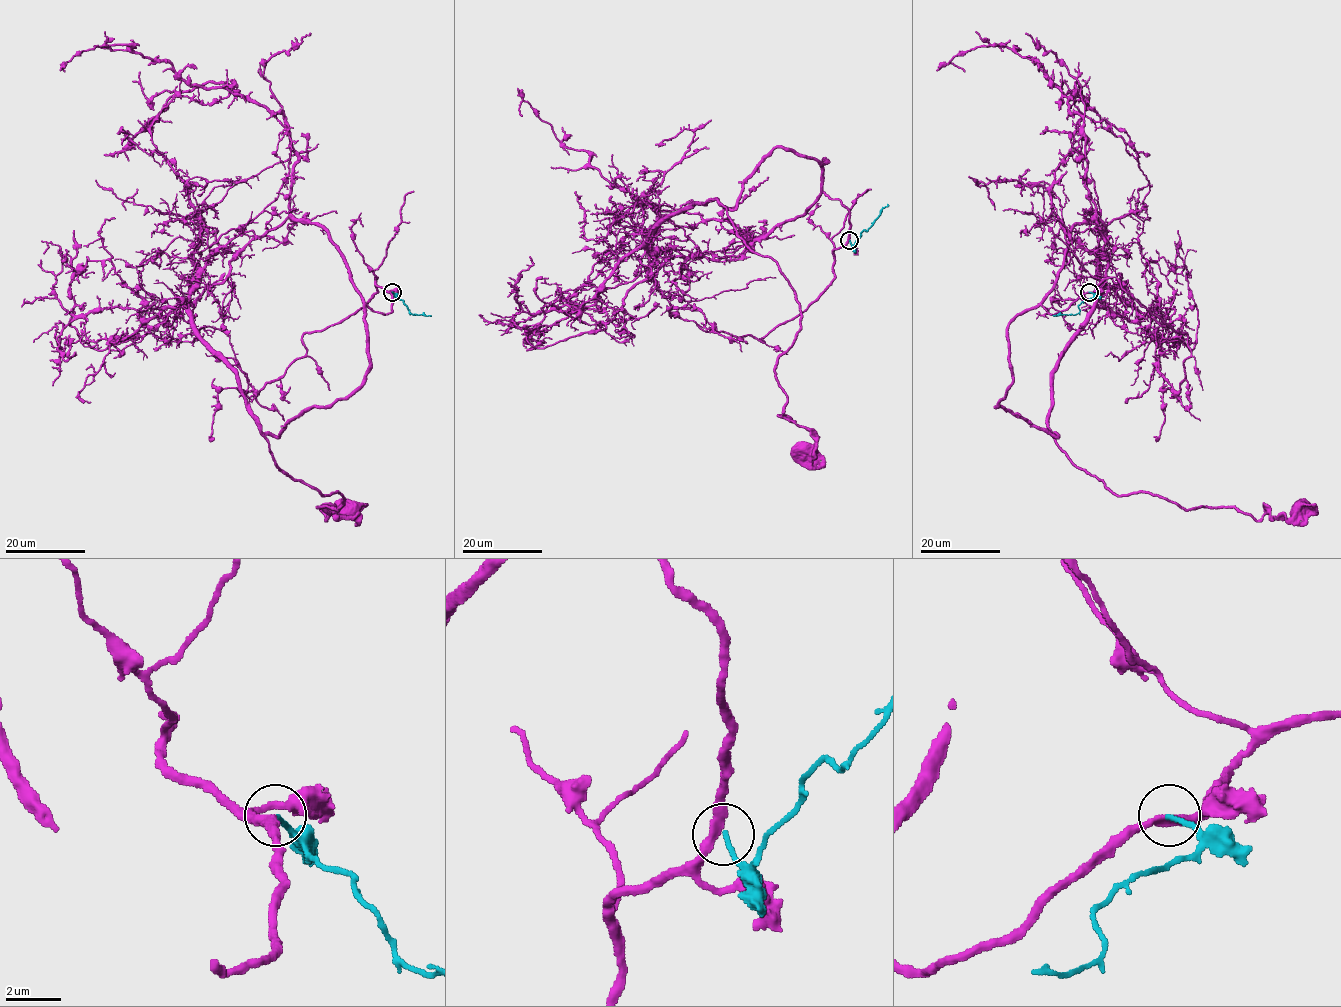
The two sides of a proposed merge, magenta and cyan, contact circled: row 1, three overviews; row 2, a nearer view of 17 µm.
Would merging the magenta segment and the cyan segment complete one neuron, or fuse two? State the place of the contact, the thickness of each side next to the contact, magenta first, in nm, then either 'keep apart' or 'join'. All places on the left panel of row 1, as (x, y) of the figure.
(392, 292) | 300/180 nm | keep apart

